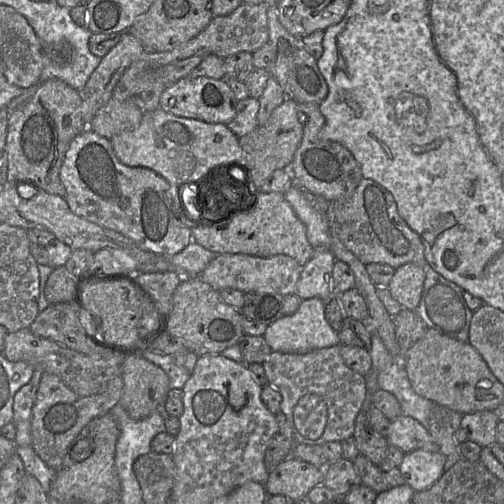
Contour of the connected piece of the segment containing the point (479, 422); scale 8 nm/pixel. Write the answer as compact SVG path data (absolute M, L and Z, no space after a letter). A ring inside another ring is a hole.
M482 410L463 415L460 428L465 430L469 441L487 447L496 443L498 422L493 411Z

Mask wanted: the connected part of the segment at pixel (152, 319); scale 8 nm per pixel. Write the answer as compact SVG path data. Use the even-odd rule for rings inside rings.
M87 279L81 288L83 307L100 323L102 339L109 343L131 346L158 326L156 311L144 295L126 280Z

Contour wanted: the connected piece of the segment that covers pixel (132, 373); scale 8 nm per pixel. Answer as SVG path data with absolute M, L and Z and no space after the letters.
M142 354L127 356L122 368L123 391L118 403L133 420L142 420L162 407L170 391L165 371Z

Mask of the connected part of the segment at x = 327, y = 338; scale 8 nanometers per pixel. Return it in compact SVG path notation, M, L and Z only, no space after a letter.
M310 298L301 301L297 311L289 316L268 325L263 335L265 341L274 352L307 353L312 350L327 348L340 344L338 332L335 331L325 317L326 300Z

